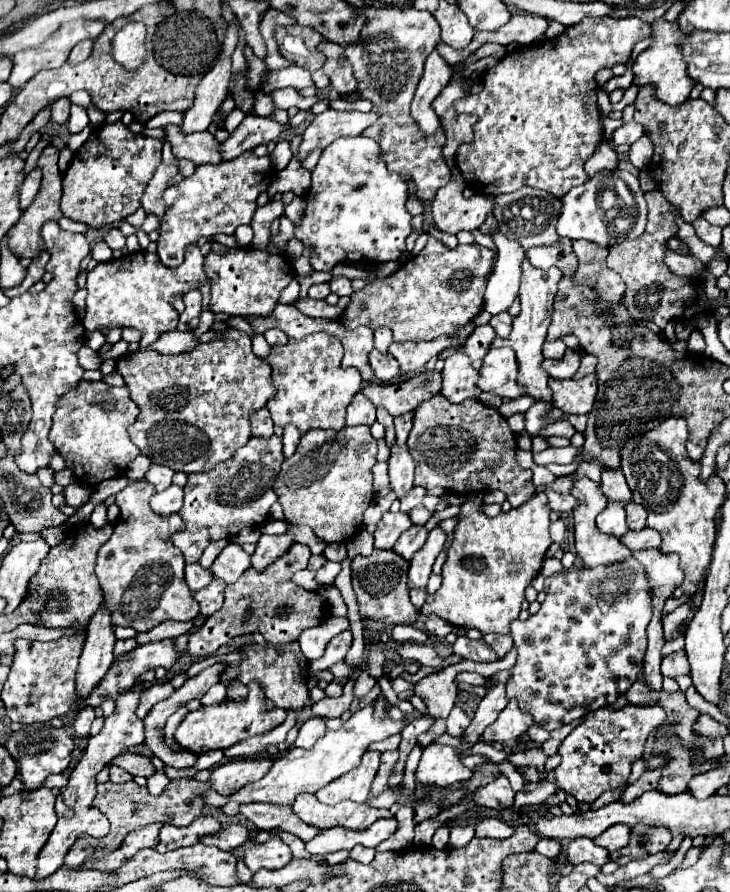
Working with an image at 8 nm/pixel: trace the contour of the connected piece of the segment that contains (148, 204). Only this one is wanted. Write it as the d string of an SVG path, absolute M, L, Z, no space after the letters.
M178 160L174 166L166 166L166 164L160 164L154 178L150 180L144 196L142 196L142 208L148 212L148 214L156 214L158 218L162 216L164 212L164 200L162 200L162 192L166 190L166 182L170 176L178 174Z

